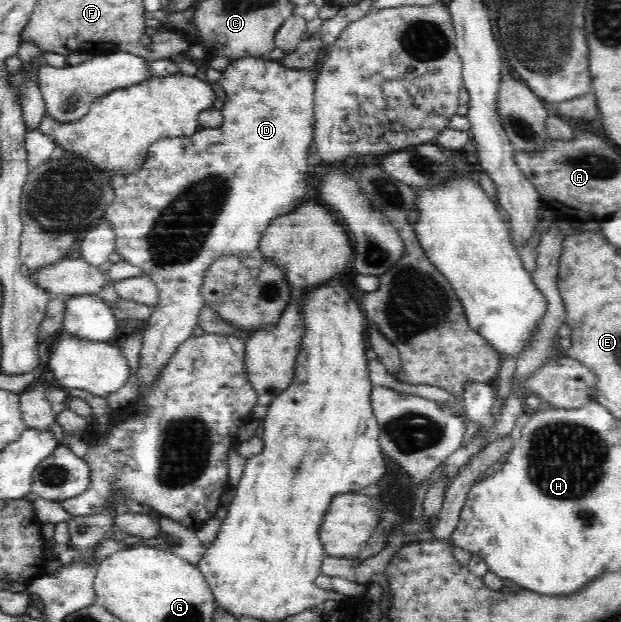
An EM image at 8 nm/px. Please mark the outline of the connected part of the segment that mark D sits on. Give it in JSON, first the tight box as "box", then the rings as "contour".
{"box":[103,56,320,383],"contour":[[[246,56],[239,60],[233,60],[221,72],[218,81],[225,94],[225,100],[222,109],[224,121],[217,128],[204,128],[203,130],[194,132],[192,135],[185,135],[180,138],[162,138],[156,140],[148,151],[147,157],[143,160],[141,167],[132,173],[126,175],[126,185],[118,187],[114,191],[114,201],[106,208],[103,213],[103,219],[109,223],[111,229],[115,233],[115,252],[120,253],[121,259],[139,267],[144,274],[150,276],[150,279],[157,285],[159,289],[159,300],[154,306],[154,311],[145,323],[143,331],[144,341],[142,343],[141,369],[136,373],[138,379],[145,383],[152,383],[154,377],[162,375],[163,367],[170,361],[171,355],[174,355],[179,344],[184,343],[186,339],[190,339],[194,327],[199,323],[199,311],[202,307],[202,294],[199,291],[203,275],[206,267],[222,255],[236,254],[248,255],[258,247],[263,231],[270,225],[270,222],[278,216],[284,215],[294,210],[301,202],[304,193],[306,193],[306,180],[308,180],[308,154],[310,153],[313,141],[313,127],[315,125],[315,115],[313,110],[313,97],[315,79],[320,69],[320,63],[306,69],[288,69],[282,66],[276,60],[264,60],[252,56]]]}

